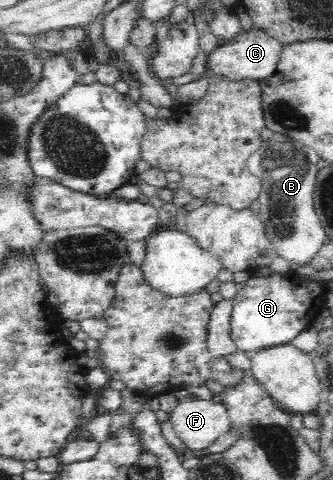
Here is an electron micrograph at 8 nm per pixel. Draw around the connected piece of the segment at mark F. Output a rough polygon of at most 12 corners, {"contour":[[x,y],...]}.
{"contour":[[187,396],[170,414],[189,453],[232,429],[222,402]]}

